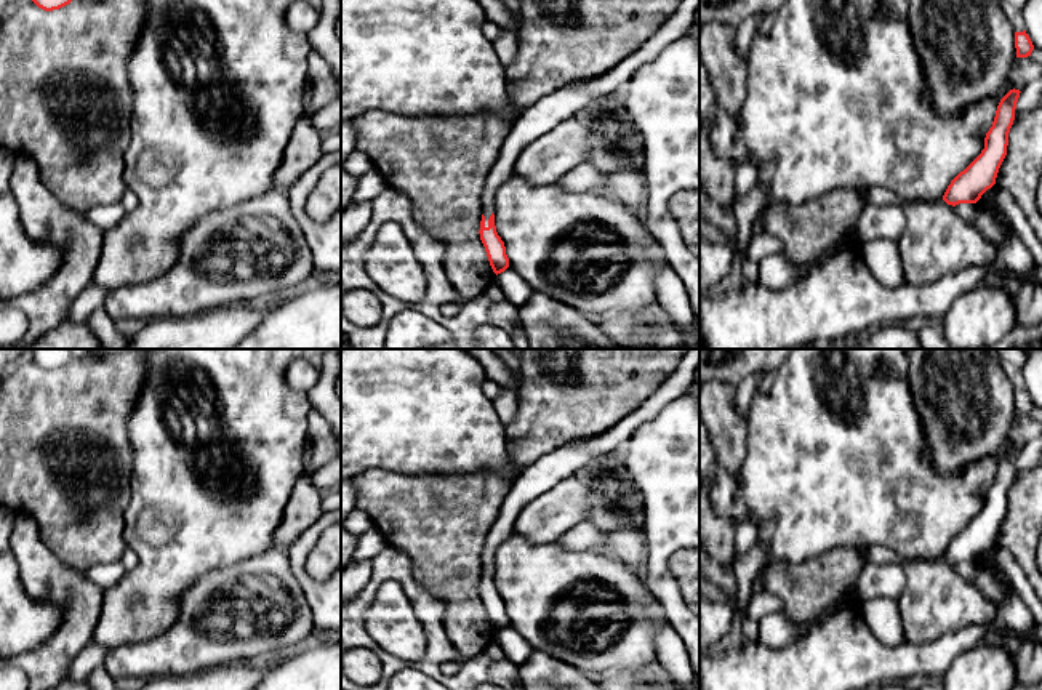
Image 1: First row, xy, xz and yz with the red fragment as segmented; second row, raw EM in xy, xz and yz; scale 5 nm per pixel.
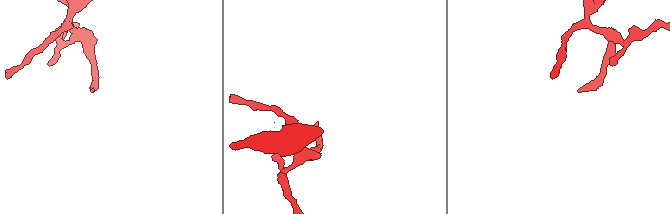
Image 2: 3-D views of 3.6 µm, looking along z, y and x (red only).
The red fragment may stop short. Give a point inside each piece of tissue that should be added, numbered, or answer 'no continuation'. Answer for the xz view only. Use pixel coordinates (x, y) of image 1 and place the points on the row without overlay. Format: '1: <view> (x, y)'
1: xz (570, 460)

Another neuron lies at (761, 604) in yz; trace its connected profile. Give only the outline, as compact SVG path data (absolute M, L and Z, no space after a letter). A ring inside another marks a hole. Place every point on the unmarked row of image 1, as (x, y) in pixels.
M752 592L749 604L746 605L746 615L760 621L762 618L781 613L783 602L781 599L768 594L768 592Z

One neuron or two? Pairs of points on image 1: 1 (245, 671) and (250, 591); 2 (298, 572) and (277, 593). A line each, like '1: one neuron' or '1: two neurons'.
1: two neurons
2: two neurons

